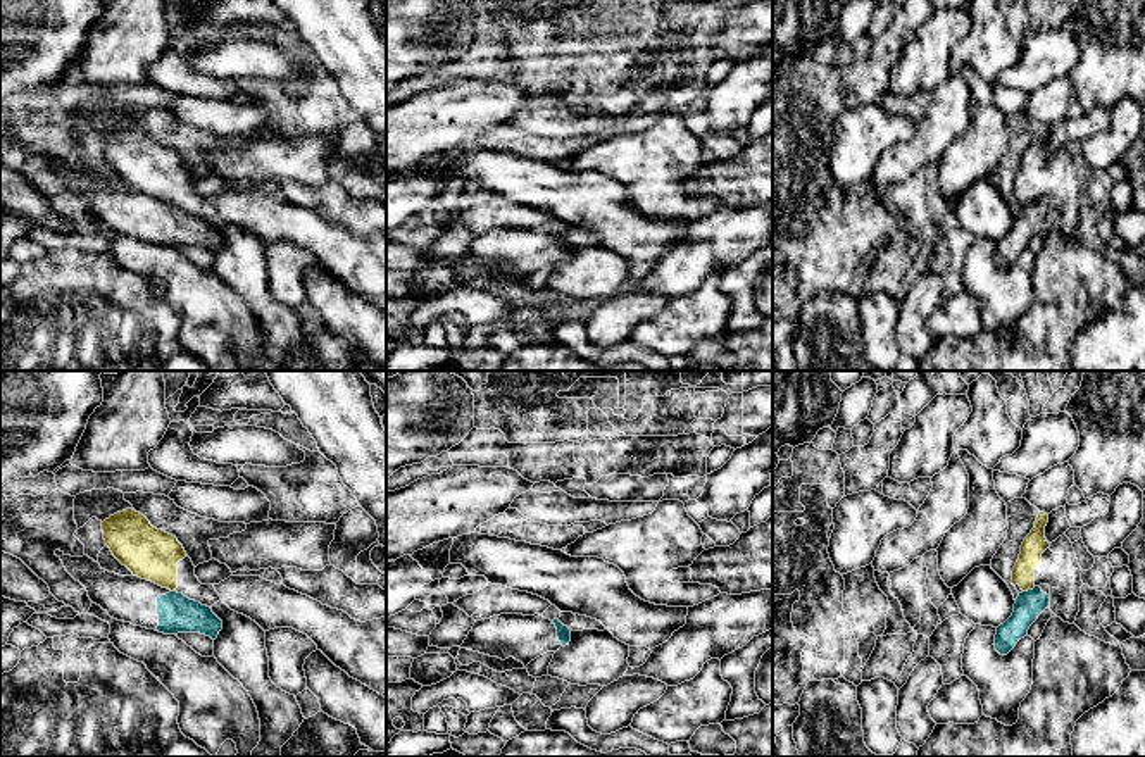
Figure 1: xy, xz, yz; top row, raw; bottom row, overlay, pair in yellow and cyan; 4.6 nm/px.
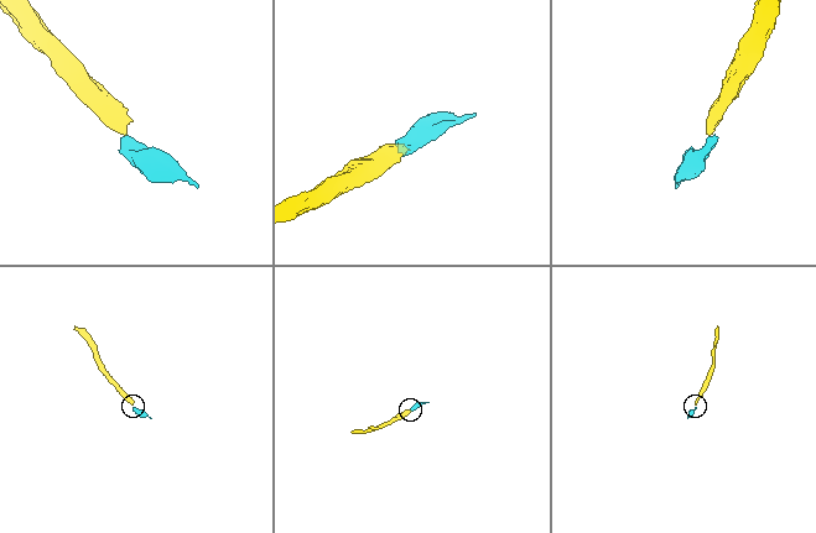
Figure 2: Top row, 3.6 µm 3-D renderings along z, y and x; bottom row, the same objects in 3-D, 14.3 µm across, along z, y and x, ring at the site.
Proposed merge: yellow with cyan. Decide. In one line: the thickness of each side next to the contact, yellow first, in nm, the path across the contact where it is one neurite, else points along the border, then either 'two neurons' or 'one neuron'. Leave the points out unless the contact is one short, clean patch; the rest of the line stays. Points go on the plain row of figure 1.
calibres 110 and 130 nm; border yz (1035, 200), (1023, 206); two neurons

